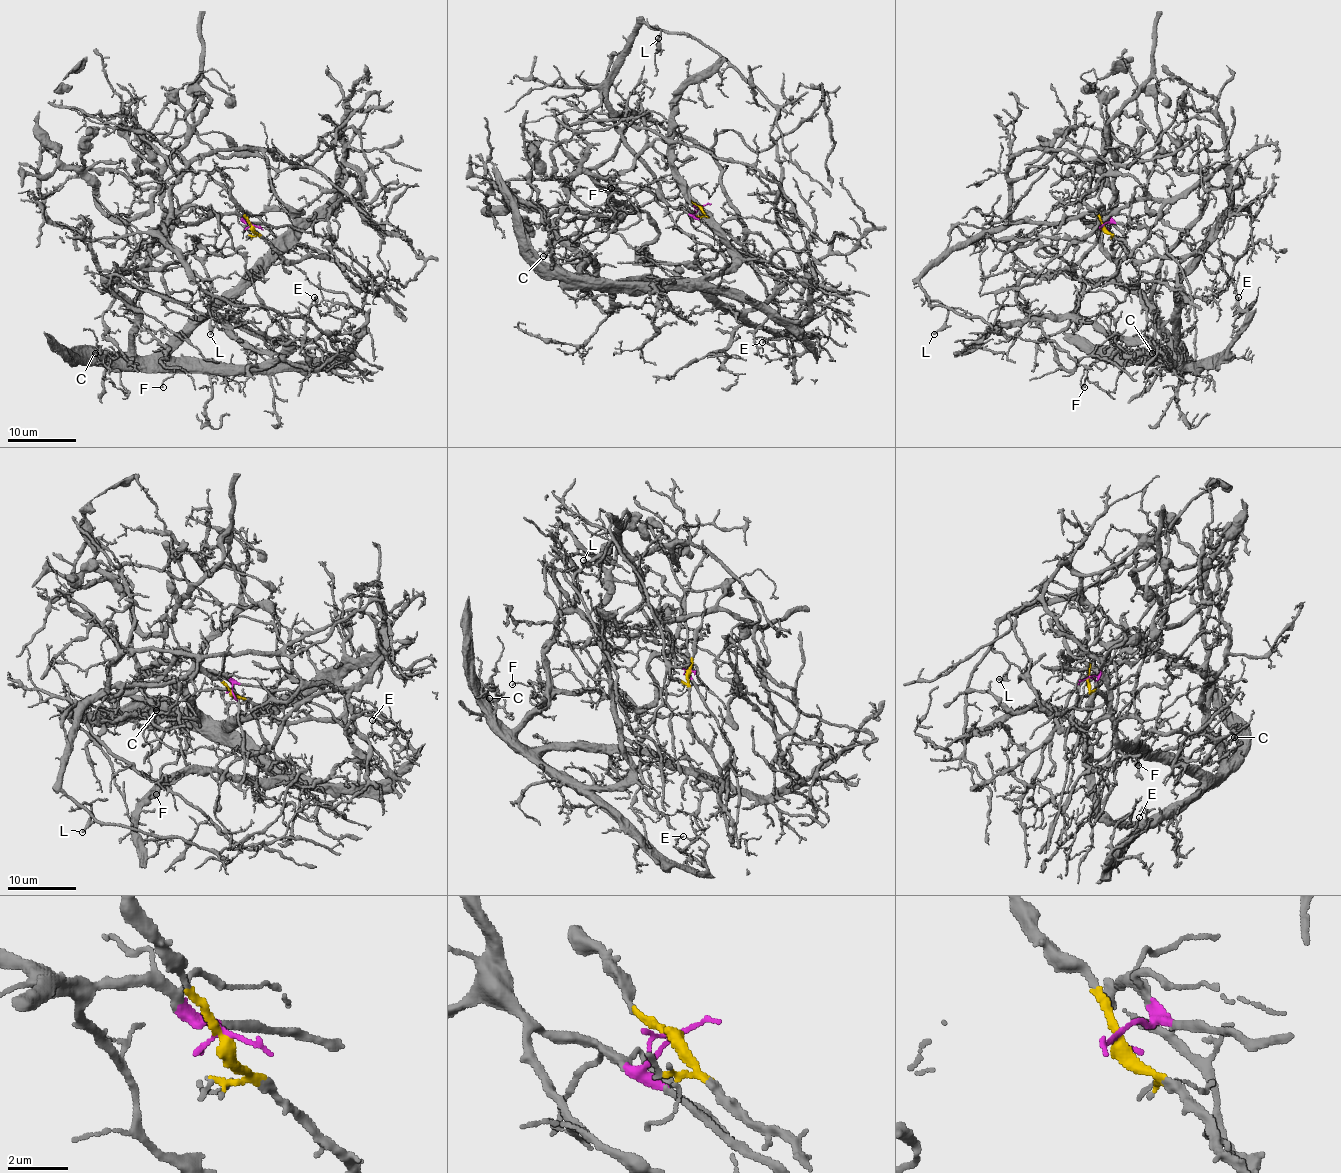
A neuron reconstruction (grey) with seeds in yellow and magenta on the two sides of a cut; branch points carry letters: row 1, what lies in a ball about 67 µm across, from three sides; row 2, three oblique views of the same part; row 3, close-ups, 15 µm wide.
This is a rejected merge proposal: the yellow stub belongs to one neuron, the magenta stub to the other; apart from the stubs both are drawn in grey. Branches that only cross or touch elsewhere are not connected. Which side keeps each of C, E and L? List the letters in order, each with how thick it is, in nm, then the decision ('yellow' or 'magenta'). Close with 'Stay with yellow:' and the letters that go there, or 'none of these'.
C: calibre 180 nm; yellow
E: calibre 100 nm; yellow
L: calibre 200 nm; magenta
Stay with yellow: C, E

